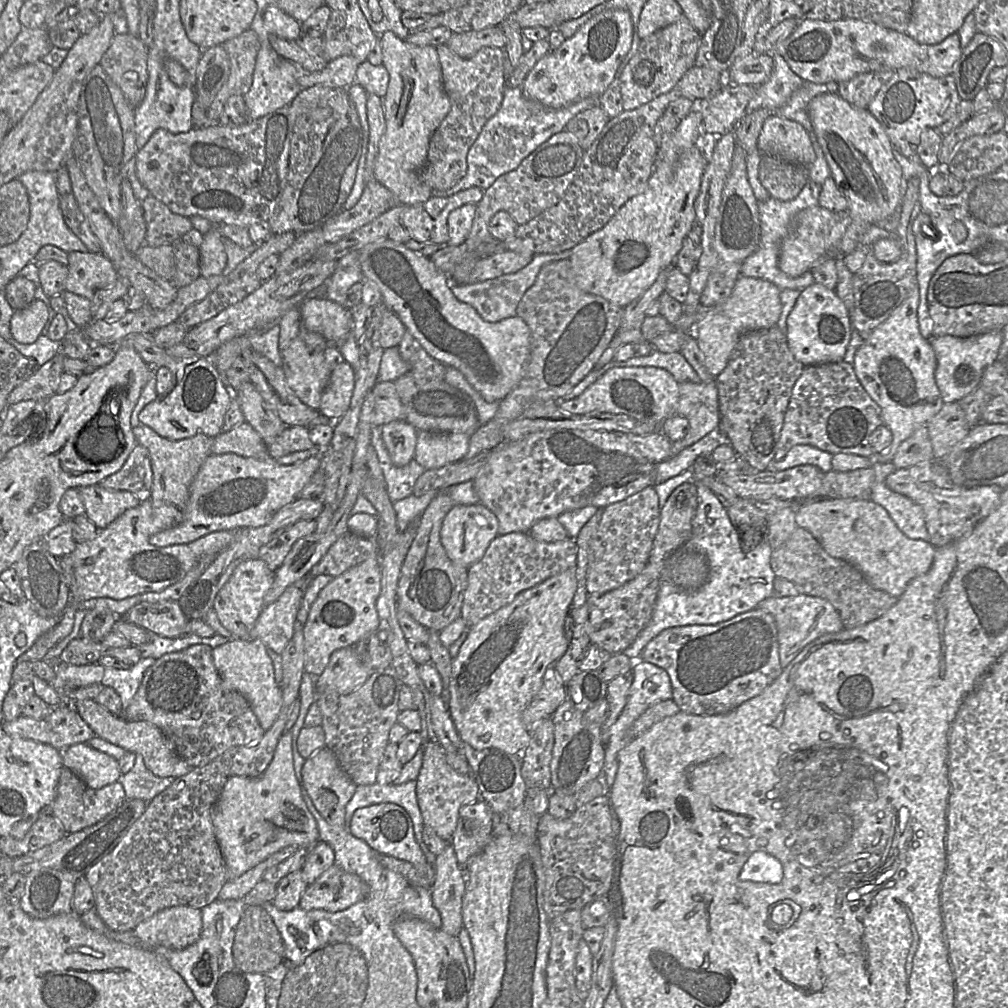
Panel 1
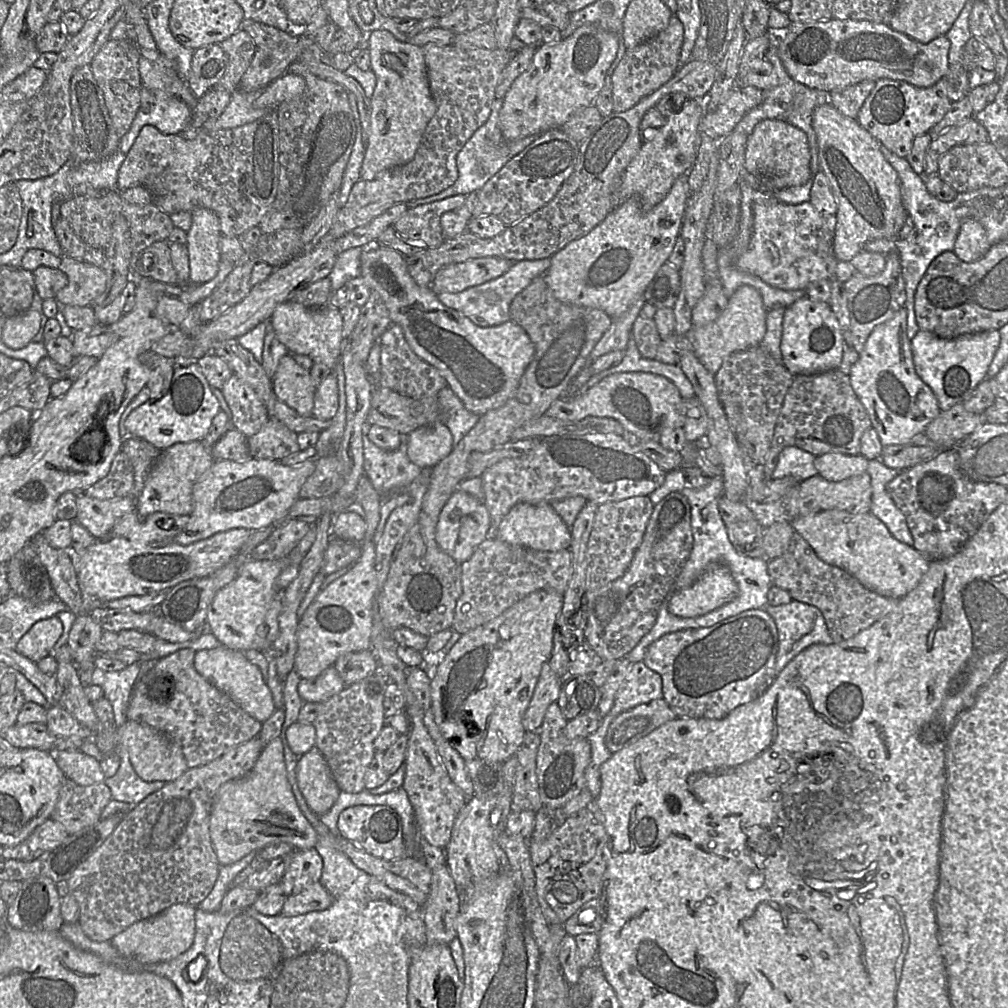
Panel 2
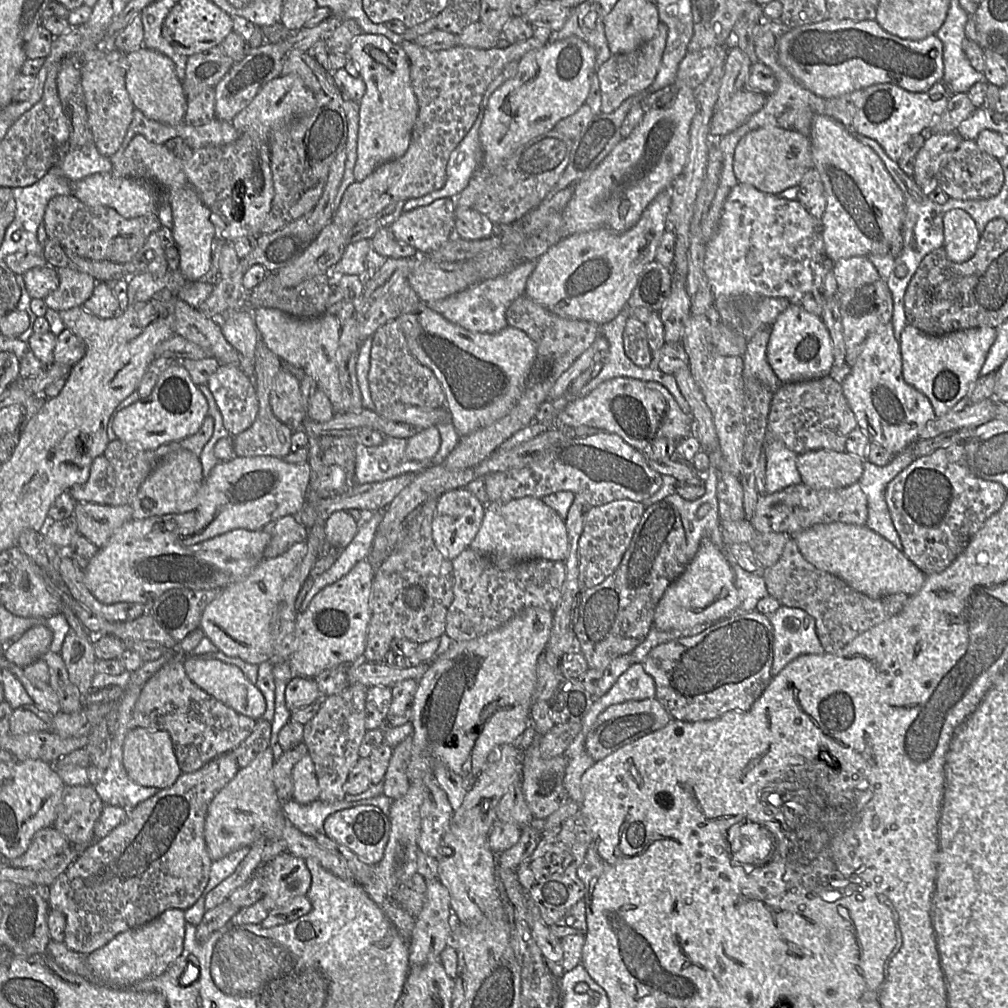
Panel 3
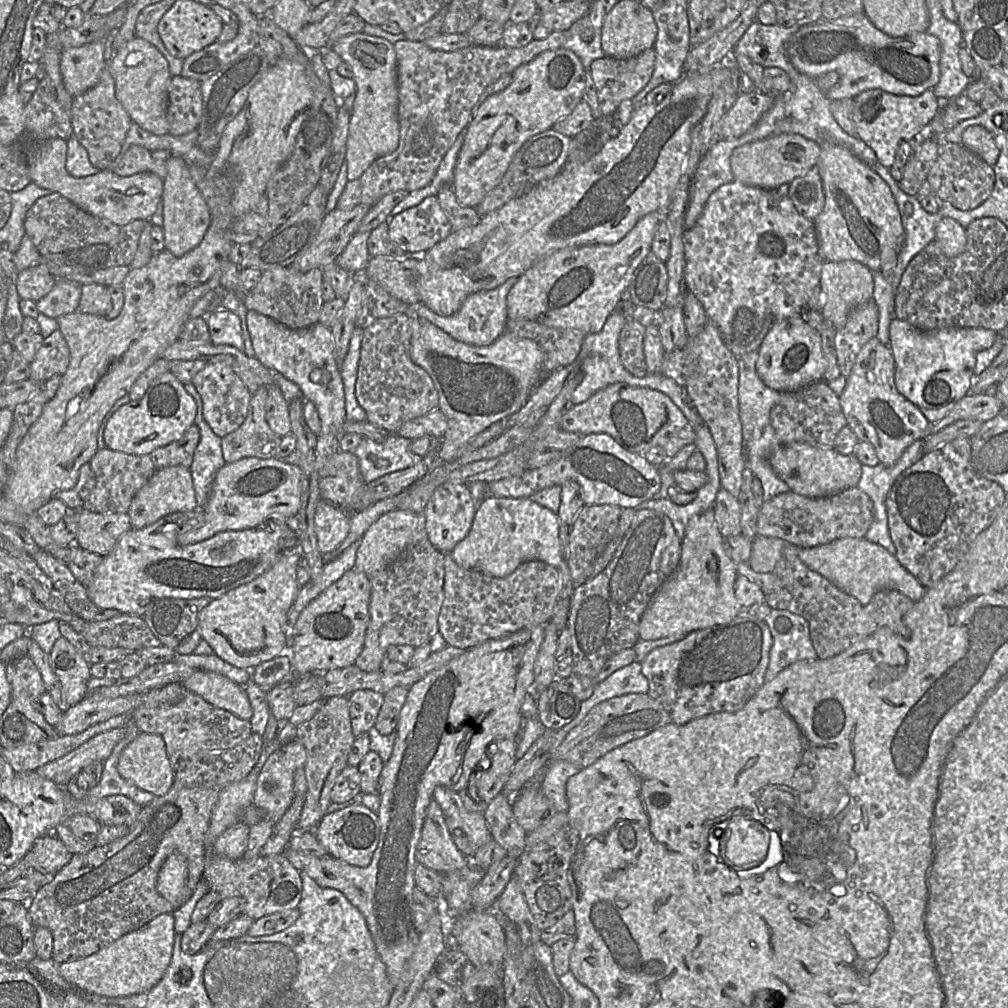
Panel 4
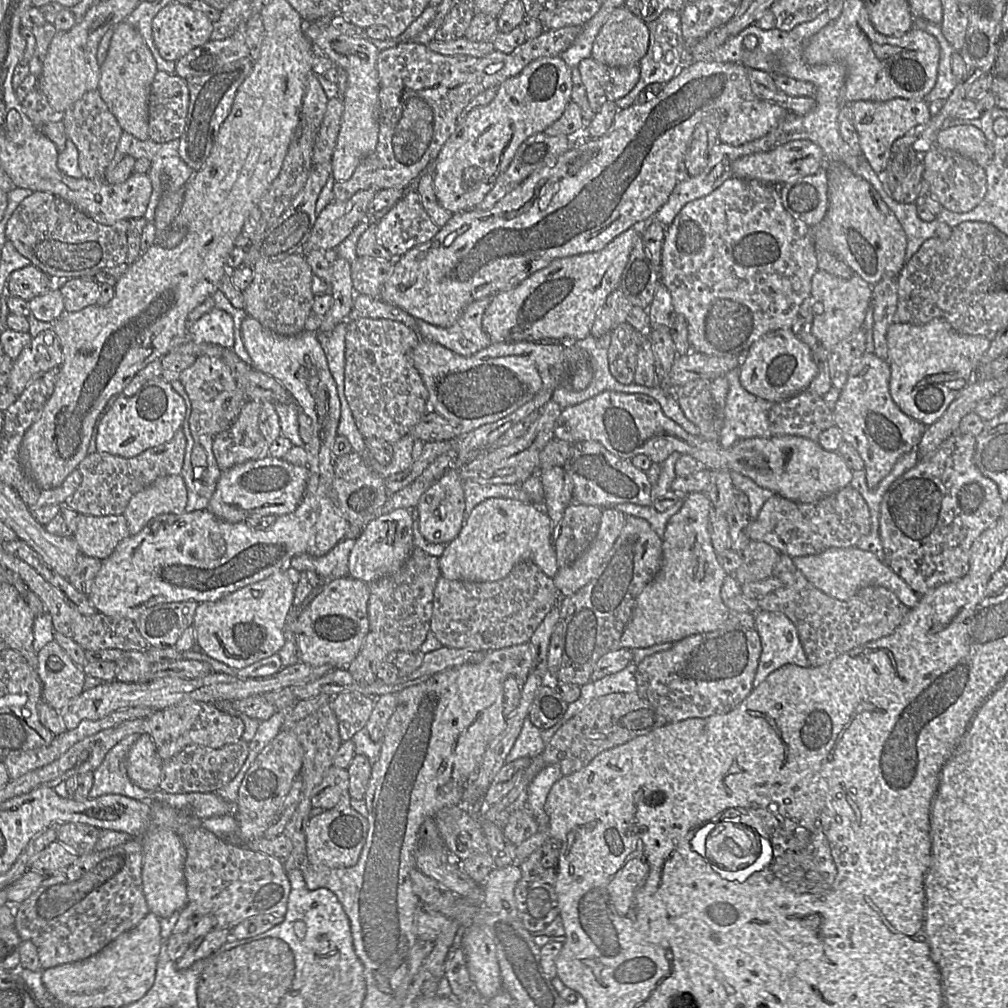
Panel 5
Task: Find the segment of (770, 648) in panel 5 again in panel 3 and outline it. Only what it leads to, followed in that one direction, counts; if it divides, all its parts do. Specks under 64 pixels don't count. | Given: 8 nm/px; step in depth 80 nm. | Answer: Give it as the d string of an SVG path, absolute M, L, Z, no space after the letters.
M780 606L769 616L774 629L772 678L788 663L804 654L823 654L815 619L800 608Z

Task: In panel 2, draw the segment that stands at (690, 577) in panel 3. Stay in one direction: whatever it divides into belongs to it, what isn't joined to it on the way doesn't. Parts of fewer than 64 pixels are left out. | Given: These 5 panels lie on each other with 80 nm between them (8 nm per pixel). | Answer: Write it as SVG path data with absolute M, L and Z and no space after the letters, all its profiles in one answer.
M713 563L691 586L672 592L667 605L675 616L694 618L729 603L738 594L729 568L722 563Z

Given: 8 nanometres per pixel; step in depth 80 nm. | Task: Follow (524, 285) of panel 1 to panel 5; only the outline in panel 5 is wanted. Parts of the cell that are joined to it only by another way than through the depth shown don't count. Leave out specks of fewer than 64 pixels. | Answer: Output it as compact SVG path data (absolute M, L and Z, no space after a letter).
M493 296L469 304L458 320L449 327L439 327L416 319L417 333L423 340L438 343L461 356L471 356L488 346L491 340L482 327L482 318Z

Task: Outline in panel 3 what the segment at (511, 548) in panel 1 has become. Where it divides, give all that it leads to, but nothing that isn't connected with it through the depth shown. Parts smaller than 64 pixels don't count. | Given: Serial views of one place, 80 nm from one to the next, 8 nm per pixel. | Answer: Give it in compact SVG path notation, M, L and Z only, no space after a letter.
M470 548L465 549L451 561L454 573L454 598L447 611L445 634L454 642L471 640L496 630L528 607L554 611L561 597L562 585L566 578L564 561L533 558L520 561L508 570L500 570L488 557Z

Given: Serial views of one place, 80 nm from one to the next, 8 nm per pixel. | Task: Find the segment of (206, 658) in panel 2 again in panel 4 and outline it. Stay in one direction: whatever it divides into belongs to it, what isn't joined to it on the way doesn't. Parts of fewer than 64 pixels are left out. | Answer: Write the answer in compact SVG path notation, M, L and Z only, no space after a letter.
M195 670L182 684L188 691L202 696L205 700L240 718L249 720L253 715L253 709L244 686L222 674Z

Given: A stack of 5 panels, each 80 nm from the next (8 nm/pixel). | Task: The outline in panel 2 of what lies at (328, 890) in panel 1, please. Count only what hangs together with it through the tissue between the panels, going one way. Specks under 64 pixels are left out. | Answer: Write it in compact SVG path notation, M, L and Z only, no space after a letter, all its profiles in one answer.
M318 881L298 894L290 895L284 903L281 915L293 917L313 911L322 911L331 906L333 897Z

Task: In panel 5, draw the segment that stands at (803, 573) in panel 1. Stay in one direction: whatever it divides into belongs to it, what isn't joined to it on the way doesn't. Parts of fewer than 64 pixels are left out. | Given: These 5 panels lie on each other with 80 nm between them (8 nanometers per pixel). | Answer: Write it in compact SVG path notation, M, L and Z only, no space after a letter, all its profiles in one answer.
M787 554L780 555L772 575L781 581L781 586L760 599L758 607L763 611L781 612L791 620L812 667L824 665L853 648L892 634L910 610L882 586L864 587L848 600L835 599L810 583Z

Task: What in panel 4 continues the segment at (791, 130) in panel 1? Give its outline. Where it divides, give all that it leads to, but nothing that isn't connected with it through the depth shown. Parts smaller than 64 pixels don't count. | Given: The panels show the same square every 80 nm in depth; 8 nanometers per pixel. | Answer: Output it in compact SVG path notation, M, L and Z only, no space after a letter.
M779 134L770 138L747 142L731 154L730 164L734 180L748 186L777 189L784 184L790 184L797 177L817 169L820 146L813 140L798 134Z

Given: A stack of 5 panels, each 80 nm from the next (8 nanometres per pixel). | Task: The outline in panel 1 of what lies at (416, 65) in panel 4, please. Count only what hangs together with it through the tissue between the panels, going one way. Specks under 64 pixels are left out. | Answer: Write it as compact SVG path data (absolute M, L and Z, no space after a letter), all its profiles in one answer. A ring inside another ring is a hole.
M445 45L436 46L442 70L443 87L450 100L450 110L433 133L427 160L419 179L433 191L447 190L466 174L467 154L486 122L497 112L506 88L504 56L500 48L481 48L471 58L462 58ZM377 180L366 181L359 201L351 208L344 209L323 226L325 243L334 243L390 210L396 203L402 204L393 193Z

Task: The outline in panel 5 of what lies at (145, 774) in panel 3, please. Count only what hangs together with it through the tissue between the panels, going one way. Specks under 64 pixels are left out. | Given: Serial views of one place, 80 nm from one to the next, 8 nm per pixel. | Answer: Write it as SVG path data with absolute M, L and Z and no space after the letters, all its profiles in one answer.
M141 734L126 758L126 771L134 784L149 792L159 789L163 760L151 736Z

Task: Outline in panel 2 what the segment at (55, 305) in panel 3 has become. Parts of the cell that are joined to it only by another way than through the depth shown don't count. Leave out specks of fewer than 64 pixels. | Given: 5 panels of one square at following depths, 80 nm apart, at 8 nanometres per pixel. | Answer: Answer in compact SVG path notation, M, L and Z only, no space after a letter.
M63 256L59 269L67 276L66 285L54 297L60 304L60 309L64 305L92 306L94 299L107 286L105 268Z

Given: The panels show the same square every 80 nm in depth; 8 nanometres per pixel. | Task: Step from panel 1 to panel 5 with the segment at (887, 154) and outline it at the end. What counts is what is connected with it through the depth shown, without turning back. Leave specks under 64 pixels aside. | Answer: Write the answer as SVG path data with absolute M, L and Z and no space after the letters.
M828 161L825 169L828 180L828 209L821 222L828 231L832 252L871 286L883 278L897 277L904 265L906 235L895 214L878 191L865 179L857 176L840 161Z

